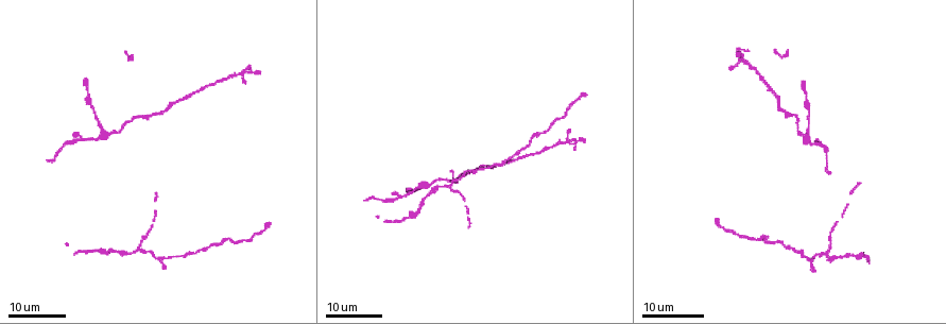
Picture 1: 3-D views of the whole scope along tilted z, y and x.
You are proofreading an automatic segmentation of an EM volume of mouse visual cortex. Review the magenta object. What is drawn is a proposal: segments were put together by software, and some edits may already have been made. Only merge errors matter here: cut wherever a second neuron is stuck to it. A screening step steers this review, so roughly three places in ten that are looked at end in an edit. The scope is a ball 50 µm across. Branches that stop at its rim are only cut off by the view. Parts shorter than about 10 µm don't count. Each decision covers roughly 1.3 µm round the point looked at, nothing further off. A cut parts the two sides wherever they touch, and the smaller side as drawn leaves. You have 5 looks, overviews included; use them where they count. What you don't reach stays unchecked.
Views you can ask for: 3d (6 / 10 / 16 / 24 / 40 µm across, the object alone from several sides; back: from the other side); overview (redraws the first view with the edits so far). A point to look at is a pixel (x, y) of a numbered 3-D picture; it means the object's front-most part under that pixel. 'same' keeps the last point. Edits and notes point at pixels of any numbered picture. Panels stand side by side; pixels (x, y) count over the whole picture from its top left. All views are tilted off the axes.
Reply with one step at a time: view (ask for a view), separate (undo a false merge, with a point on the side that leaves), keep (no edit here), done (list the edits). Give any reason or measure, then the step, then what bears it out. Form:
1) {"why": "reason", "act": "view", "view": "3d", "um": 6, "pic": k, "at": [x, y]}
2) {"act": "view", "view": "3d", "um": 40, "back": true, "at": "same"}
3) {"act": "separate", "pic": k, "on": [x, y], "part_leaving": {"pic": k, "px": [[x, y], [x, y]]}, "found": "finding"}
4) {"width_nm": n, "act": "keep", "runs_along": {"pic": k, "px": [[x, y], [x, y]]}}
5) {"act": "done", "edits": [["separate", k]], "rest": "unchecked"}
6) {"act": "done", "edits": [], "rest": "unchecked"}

{"act": "view", "view": "3d", "um": 24, "pic": 1, "at": [445, 187]}

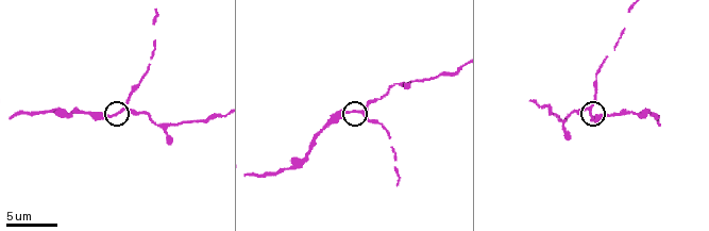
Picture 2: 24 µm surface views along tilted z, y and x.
{"why": "closer look", "act": "view", "view": "3d", "um": 6, "pic": 2, "at": [590, 110]}

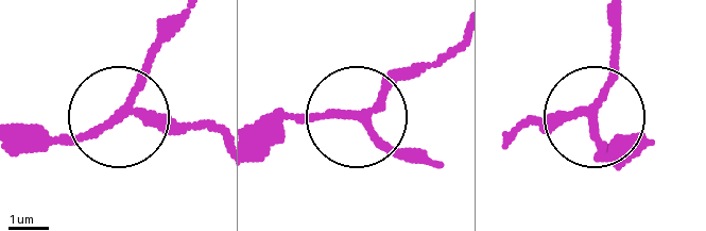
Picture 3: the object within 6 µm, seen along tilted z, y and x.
{"act": "keep", "runs_along": {"pic": 3, "px": [[260, 152], [299, 119], [351, 118], [448, 50]]}, "found": "all the same neuron"}

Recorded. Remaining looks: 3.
{"why": "three arms meet", "act": "view", "view": "3d", "um": 16, "pic": 1, "at": [103, 131]}

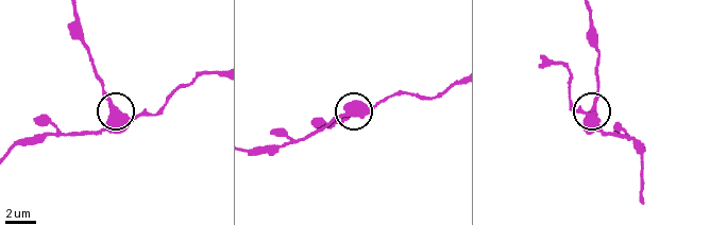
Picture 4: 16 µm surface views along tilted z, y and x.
{"act": "view", "view": "3d", "um": 10, "pic": 4, "at": [120, 115]}

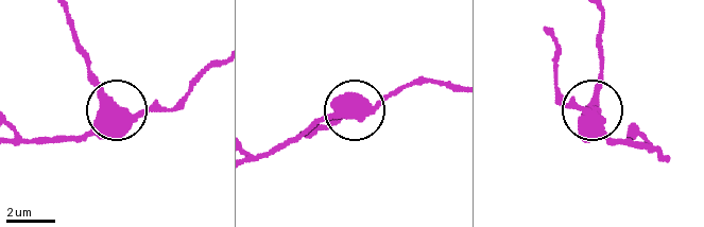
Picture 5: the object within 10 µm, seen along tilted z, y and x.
{"arms": 3, "act": "separate", "pic": 5, "on": [100, 93], "found": "two neurons meet here"}

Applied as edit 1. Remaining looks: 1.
{"act": "done", "edits": [["separate", 5]], "rest": "unchecked"}

